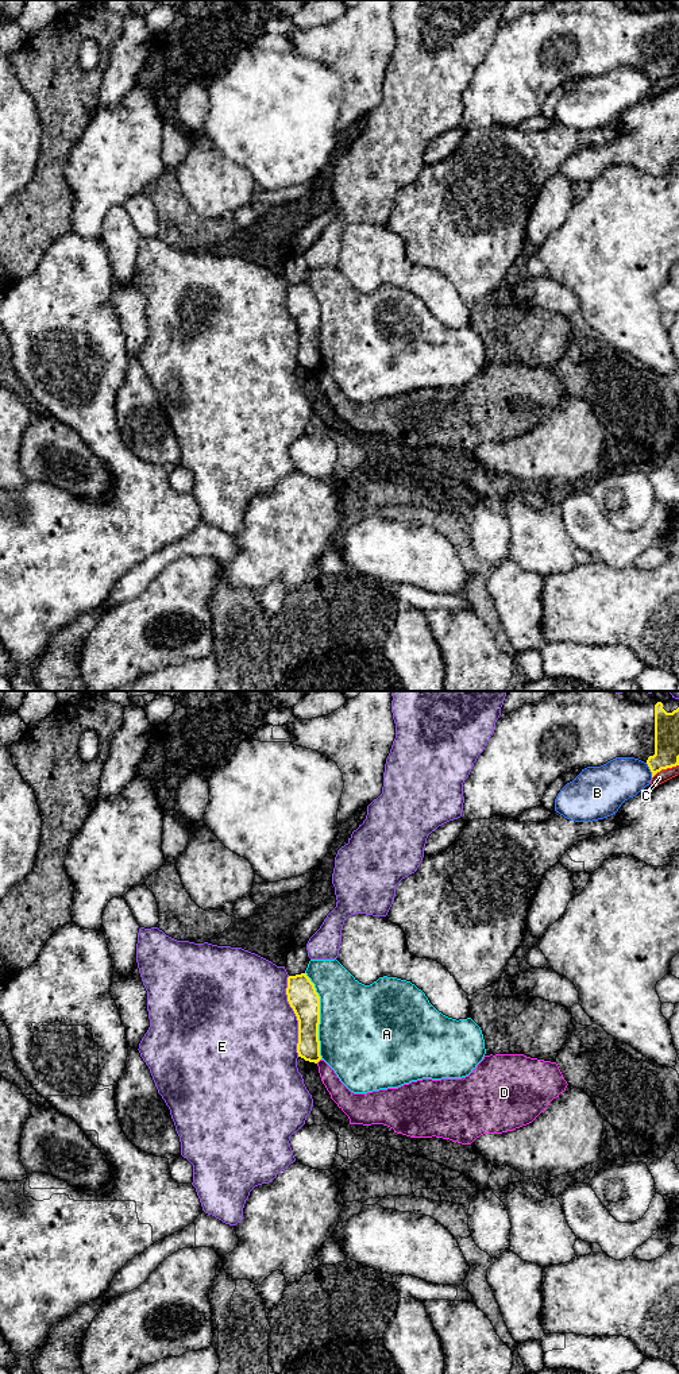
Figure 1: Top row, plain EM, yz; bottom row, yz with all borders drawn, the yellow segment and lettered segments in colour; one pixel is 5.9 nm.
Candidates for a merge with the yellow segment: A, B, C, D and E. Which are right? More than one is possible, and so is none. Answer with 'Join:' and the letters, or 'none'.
Join: none

